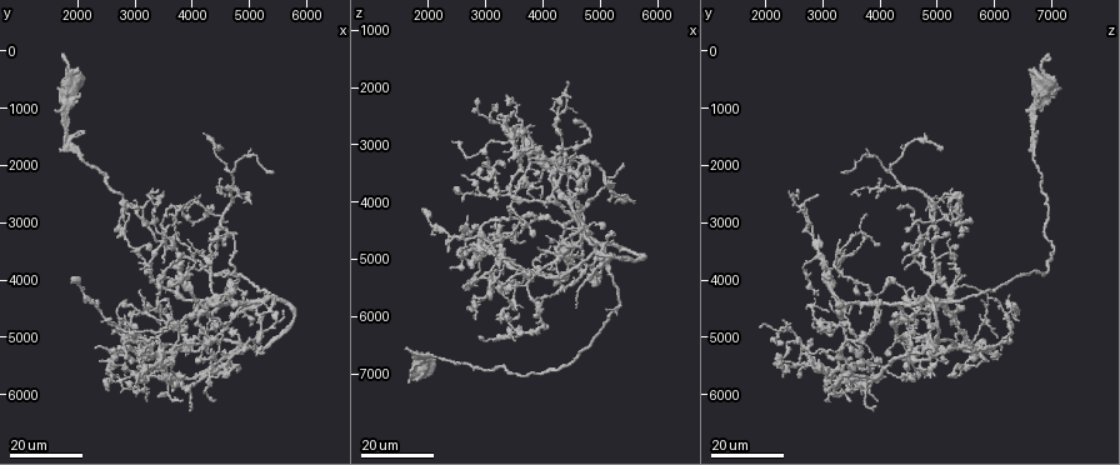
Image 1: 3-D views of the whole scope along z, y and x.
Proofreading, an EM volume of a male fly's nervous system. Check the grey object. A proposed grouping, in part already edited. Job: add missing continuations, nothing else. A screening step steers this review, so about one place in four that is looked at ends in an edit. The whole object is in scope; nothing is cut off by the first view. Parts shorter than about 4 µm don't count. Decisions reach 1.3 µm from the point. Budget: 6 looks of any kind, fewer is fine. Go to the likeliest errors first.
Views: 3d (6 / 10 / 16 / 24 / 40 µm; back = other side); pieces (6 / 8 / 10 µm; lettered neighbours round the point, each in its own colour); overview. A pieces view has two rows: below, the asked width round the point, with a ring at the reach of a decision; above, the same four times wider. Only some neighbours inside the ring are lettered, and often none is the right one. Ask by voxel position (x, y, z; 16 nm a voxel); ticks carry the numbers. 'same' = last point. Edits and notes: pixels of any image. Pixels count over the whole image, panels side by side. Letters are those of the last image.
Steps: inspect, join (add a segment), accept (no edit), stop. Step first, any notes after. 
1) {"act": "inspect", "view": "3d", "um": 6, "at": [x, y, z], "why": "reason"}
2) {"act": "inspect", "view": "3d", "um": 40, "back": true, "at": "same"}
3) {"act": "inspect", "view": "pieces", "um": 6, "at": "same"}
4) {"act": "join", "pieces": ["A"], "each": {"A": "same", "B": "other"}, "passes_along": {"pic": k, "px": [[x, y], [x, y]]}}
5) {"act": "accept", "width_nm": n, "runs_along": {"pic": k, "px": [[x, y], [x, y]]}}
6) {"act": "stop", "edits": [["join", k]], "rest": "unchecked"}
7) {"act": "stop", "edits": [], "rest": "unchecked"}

{"act": "inspect", "view": "3d", "um": 24, "at": [3700, 3200, 2950], "why": "branch stops here"}

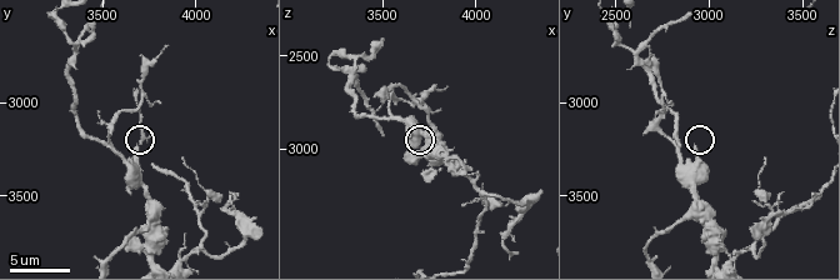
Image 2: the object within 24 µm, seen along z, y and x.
{"act": "inspect", "view": "pieces", "um": 8, "at": [3680, 3220, 2920]}

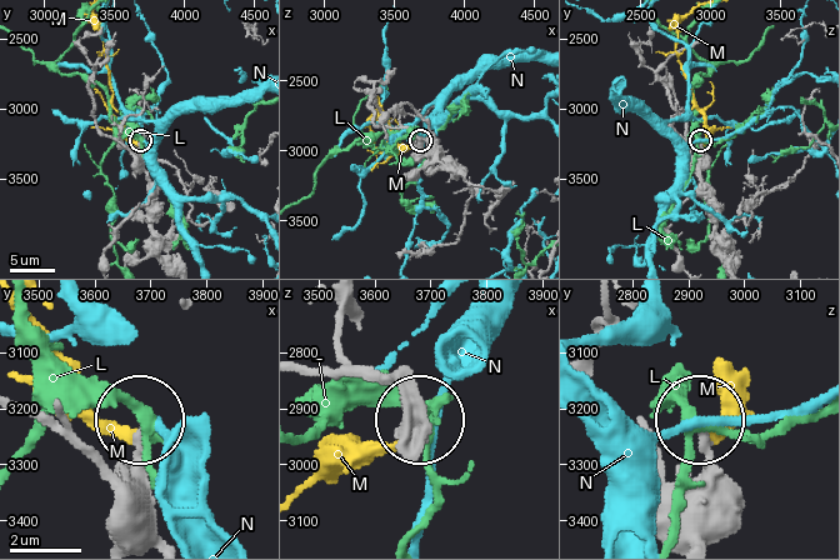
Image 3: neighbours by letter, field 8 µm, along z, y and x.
{"act": "accept", "each": {"L": "other", "M": "other", "N": "other"}, "runs_along": {"pic": 3, "px": [[701, 535], [701, 421]]}, "found": "no lettered segment goes on from it"}

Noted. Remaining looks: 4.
{"act": "inspect", "view": "3d", "um": 24, "at": [5000, 4800, 4450], "why": "branch stops here"}

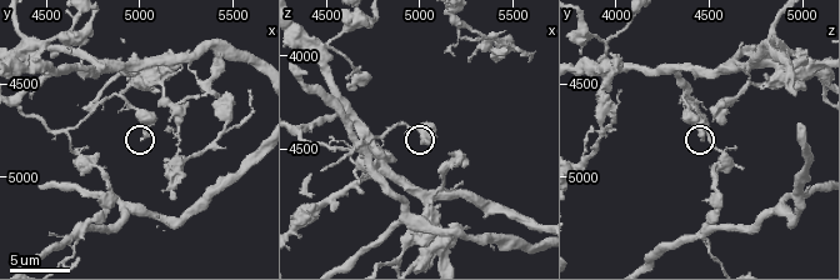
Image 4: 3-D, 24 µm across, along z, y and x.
{"act": "inspect", "view": "pieces", "um": 6, "at": [5000, 4800, 4460]}

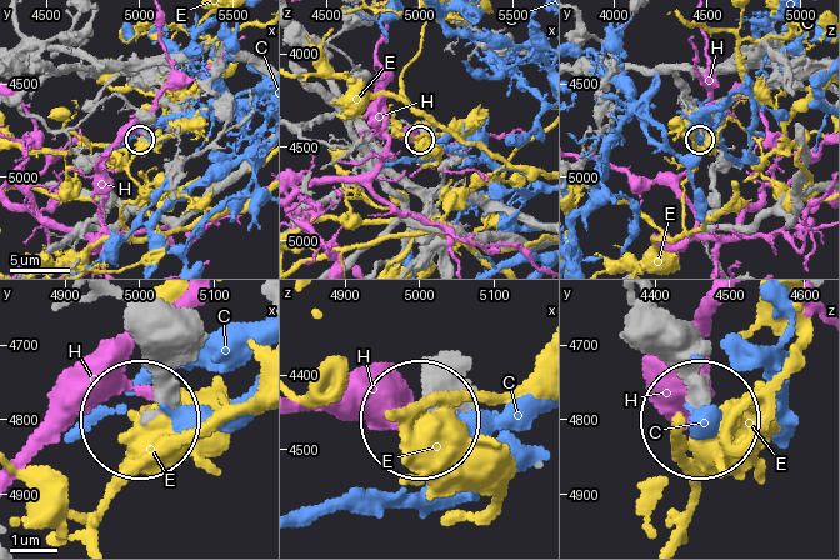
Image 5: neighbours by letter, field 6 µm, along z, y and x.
{"act": "accept", "each": {"C": "other", "E": "other", "H": "other"}, "found": "no lettered segment goes on from it"}

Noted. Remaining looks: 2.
{"act": "stop", "edits": [], "rest": "unchecked"}

